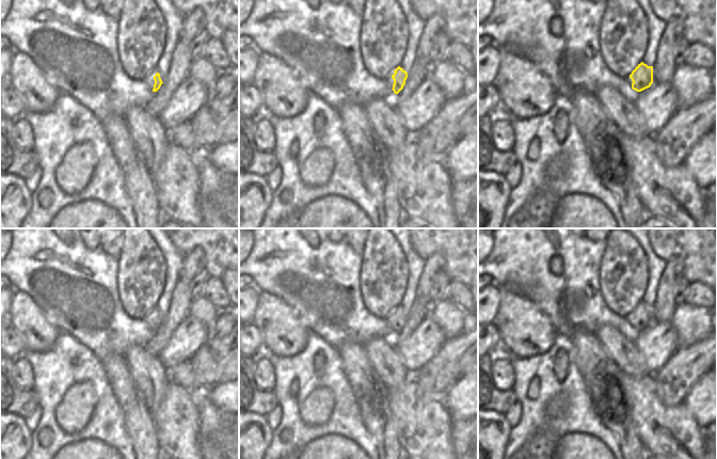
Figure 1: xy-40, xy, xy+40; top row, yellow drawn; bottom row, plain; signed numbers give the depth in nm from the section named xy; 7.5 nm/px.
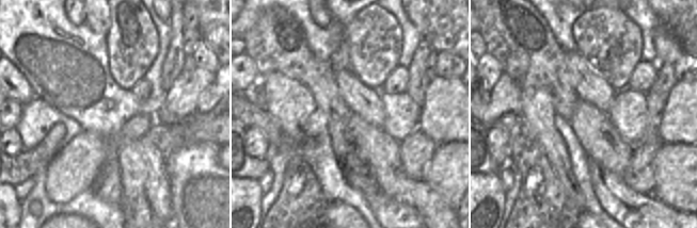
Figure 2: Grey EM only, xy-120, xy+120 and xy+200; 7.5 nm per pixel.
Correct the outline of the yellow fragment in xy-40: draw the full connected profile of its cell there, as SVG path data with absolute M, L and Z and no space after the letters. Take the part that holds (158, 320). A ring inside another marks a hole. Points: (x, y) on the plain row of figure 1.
M156 307L148 312L143 319L152 327L153 331L157 331L163 322Z

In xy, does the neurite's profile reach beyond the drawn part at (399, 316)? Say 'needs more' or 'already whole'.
needs more

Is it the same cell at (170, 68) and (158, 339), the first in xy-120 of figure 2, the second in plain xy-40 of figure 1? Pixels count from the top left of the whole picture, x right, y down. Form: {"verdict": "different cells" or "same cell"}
{"verdict": "same cell"}

